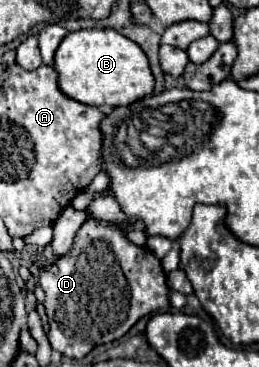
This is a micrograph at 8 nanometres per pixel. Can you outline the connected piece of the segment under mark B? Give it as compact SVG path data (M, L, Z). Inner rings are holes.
M80 29L68 33L54 55L60 91L84 105L122 107L152 93L154 75L144 51L116 29Z

